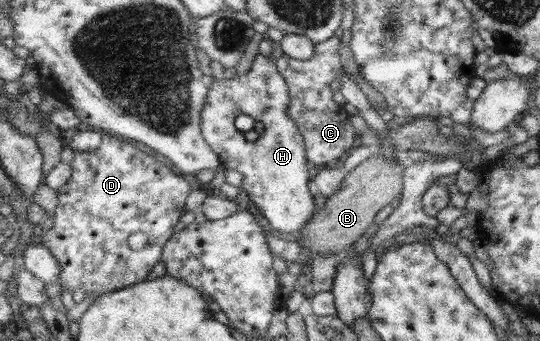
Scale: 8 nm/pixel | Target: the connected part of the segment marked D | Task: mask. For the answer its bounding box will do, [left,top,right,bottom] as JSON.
[41,131,196,293]

